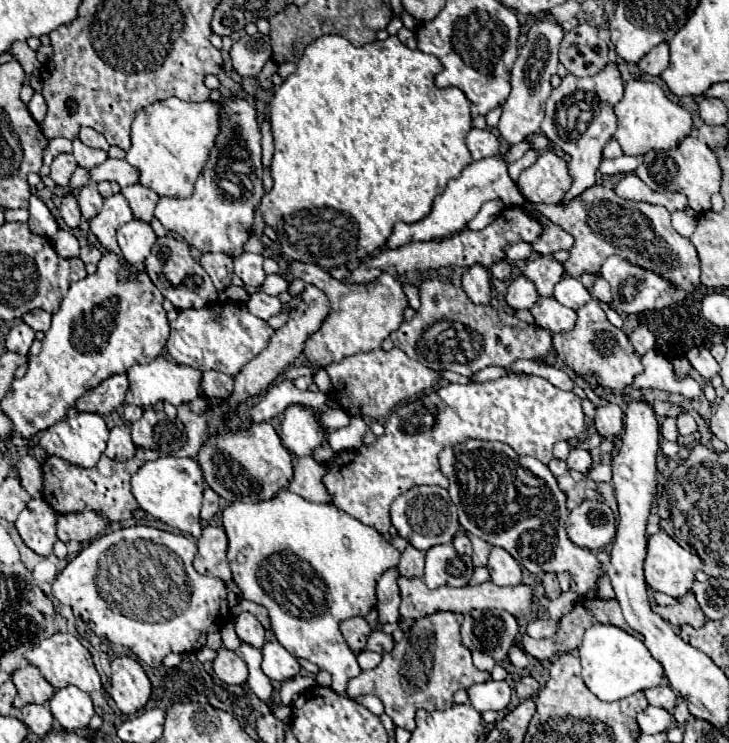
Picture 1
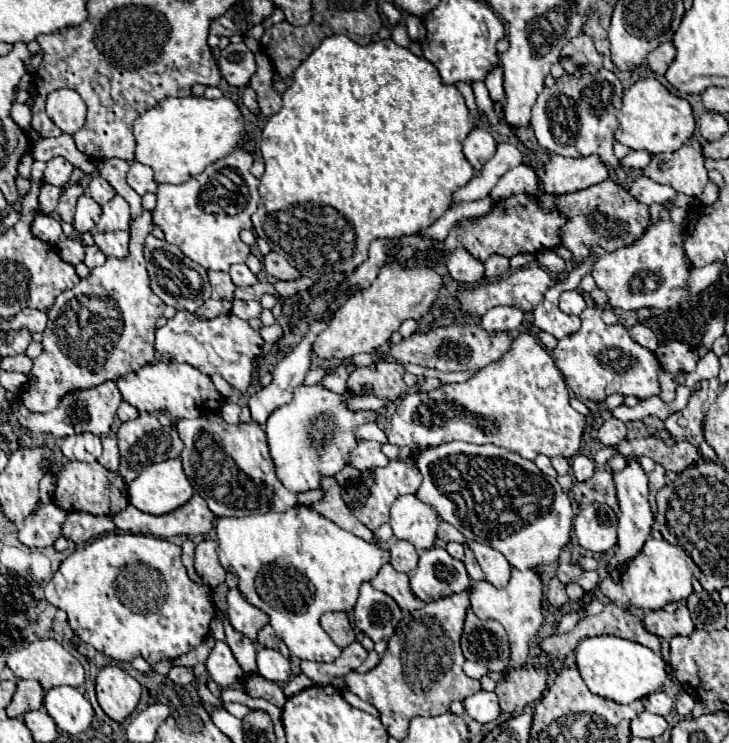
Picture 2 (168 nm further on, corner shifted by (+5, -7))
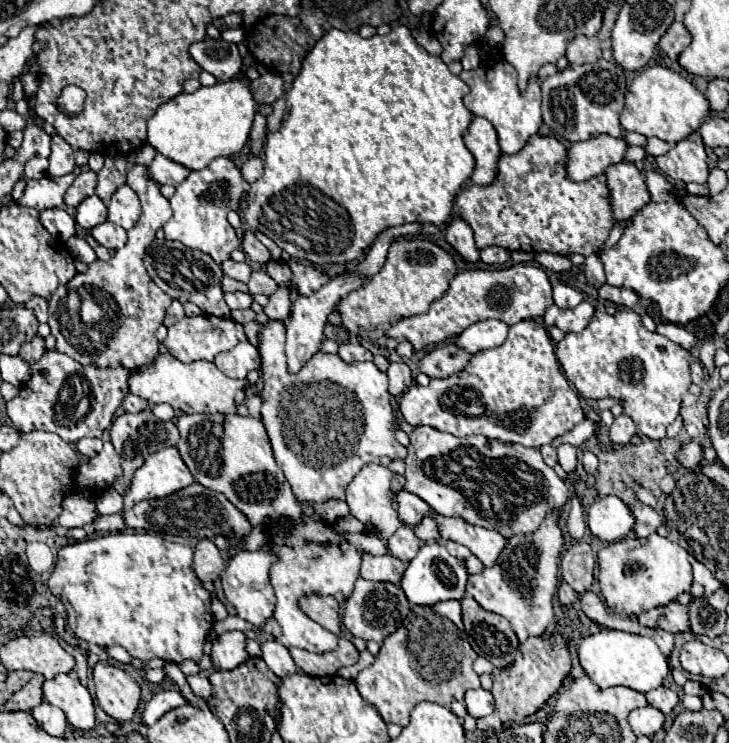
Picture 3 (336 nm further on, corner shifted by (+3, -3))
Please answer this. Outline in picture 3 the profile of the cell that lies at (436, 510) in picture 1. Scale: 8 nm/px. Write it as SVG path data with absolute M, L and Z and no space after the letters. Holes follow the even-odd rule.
M406 490L400 492L400 496L398 496L398 514L400 514L400 520L404 524L416 526L428 512L430 512L430 506L422 498L418 498L416 494L406 492Z

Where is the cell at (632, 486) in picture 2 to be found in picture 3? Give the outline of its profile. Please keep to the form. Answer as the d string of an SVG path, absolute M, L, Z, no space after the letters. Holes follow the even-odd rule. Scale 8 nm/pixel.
M642 506L642 508L634 508L632 510L636 516L636 524L634 524L634 532L636 536L644 538L650 536L658 530L658 526L662 526L664 516L660 516L658 512L654 512L650 506Z

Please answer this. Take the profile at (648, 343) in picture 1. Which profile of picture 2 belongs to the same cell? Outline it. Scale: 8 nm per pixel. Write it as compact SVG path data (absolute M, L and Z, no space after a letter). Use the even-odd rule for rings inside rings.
M644 324L632 326L632 328L630 328L630 338L632 338L636 344L644 346L646 350L650 350L650 352L656 352L656 350L658 350L658 338L656 338L656 334L654 334L650 328L646 328Z

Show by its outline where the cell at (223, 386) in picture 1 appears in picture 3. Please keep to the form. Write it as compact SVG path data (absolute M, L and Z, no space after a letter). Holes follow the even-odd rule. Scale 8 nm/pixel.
M240 342L236 348L218 354L214 364L228 378L246 378L250 370L260 370L260 352L256 346Z

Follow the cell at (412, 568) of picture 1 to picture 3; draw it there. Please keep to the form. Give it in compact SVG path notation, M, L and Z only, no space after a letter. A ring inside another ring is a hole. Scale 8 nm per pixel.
M402 524L402 526L394 532L394 536L388 540L388 550L390 550L396 558L400 558L400 560L404 560L404 562L412 560L412 558L416 556L416 552L420 550L420 540L416 538L412 526Z

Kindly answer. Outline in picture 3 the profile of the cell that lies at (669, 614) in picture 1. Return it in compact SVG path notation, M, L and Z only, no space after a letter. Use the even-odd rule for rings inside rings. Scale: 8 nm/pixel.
M672 602L662 608L648 610L638 616L638 622L642 626L650 628L662 628L666 632L678 634L678 632L690 632L690 622L688 622L688 608L682 606L680 602Z

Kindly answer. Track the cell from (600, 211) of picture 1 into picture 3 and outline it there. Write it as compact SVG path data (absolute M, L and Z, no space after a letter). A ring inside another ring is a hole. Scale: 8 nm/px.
M632 162L612 164L606 170L606 178L610 188L610 204L618 222L632 218L632 212L638 212L650 200L646 182Z

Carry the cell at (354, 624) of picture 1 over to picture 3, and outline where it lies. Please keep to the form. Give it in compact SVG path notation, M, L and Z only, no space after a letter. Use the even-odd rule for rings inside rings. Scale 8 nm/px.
M306 594L298 600L298 606L302 612L318 622L320 626L328 628L330 632L338 634L340 632L340 614L338 614L338 602L332 596L322 596L322 594Z

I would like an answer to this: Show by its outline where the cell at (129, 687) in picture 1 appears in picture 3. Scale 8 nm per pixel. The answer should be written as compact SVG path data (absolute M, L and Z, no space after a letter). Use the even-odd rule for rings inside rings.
M94 666L96 698L100 708L116 722L130 722L140 704L140 686L136 680L118 666Z

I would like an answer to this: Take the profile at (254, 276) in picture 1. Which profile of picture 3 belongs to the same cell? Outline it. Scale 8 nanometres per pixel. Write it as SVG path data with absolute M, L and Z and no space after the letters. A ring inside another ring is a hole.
M234 260L222 262L222 270L224 270L226 276L230 276L234 280L240 280L240 282L248 282L250 272L252 272L246 262L234 262Z

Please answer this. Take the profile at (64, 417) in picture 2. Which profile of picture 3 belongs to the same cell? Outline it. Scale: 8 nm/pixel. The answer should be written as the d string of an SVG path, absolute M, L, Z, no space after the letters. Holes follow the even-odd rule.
M46 350L44 356L30 368L30 380L20 388L20 394L8 402L8 416L12 424L20 432L56 432L70 444L76 444L80 438L100 438L104 430L112 426L116 410L130 392L130 368L100 368L96 364L82 366L58 350Z

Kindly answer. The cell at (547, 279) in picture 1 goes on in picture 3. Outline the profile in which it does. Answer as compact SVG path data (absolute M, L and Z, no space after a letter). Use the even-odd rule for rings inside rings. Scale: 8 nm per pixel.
M514 264L510 268L502 270L462 270L458 272L452 282L450 290L436 300L428 314L402 318L392 328L386 330L388 338L394 338L398 342L408 340L414 346L414 352L422 352L428 346L440 344L452 336L458 336L468 326L480 322L480 320L502 320L504 324L512 326L526 318L540 318L544 316L546 308L552 306L552 286L548 282L548 276L542 268L532 264Z

